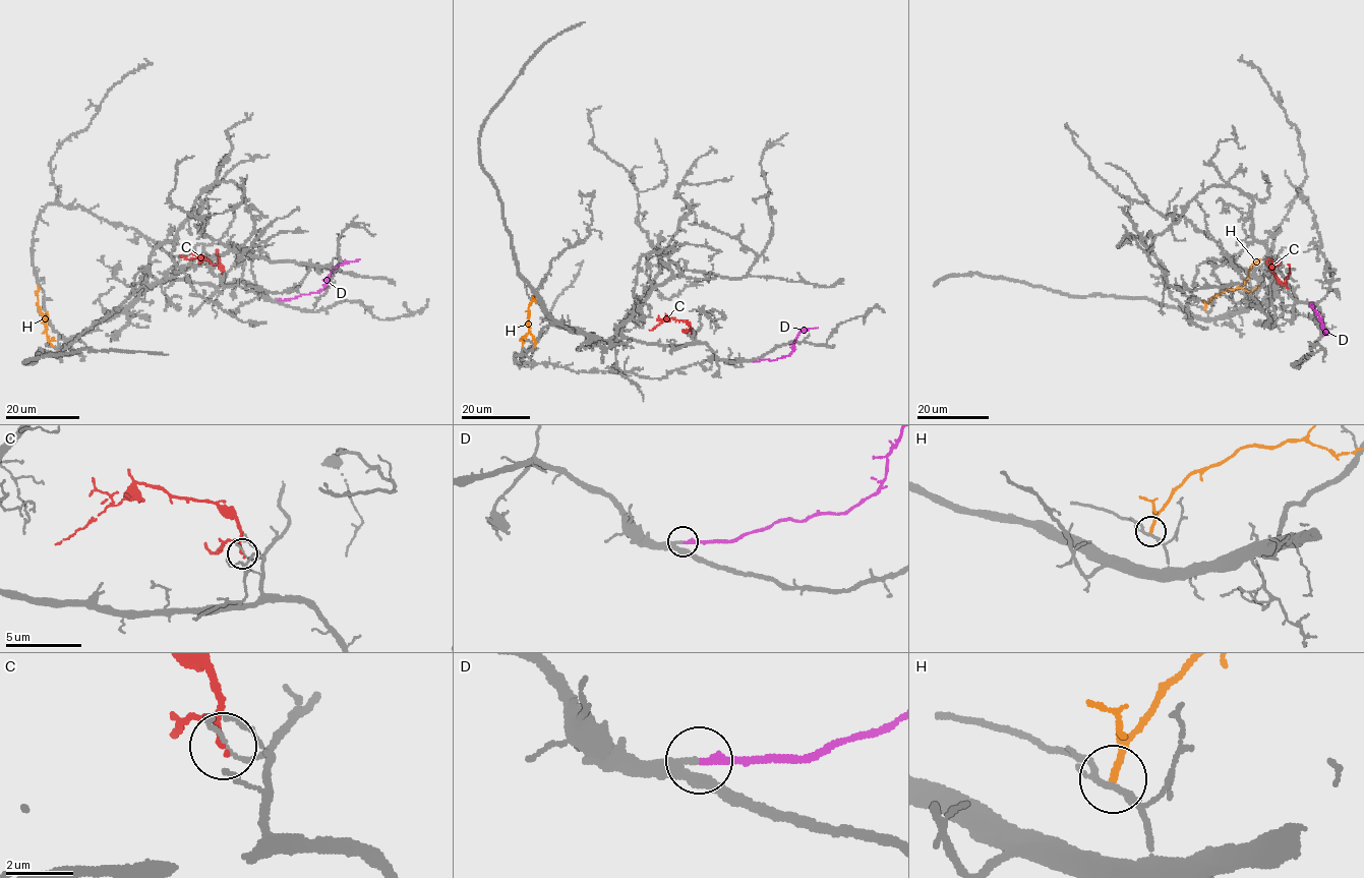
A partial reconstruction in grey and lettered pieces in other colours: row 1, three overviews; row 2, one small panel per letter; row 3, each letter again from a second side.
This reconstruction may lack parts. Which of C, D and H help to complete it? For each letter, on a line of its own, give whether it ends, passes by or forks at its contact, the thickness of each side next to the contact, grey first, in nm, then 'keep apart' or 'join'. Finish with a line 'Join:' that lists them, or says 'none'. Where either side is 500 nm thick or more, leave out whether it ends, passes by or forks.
C: it ends | 100/180 nm | keep apart
D: it ends | 240/240 nm | join
H: it ends | 180/200 nm | keep apart
Join: D

